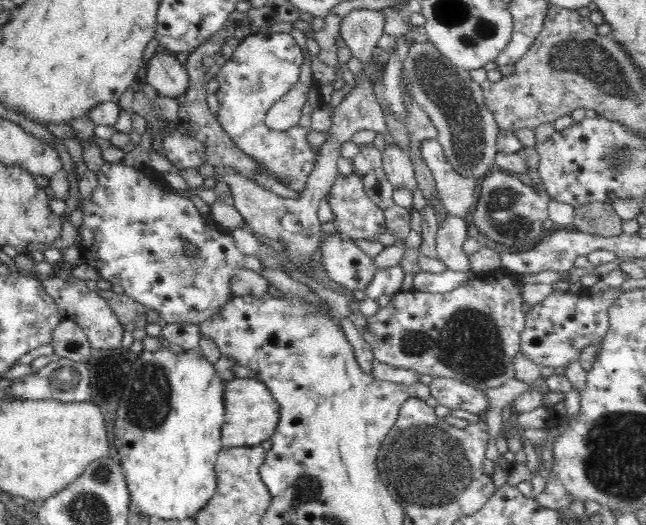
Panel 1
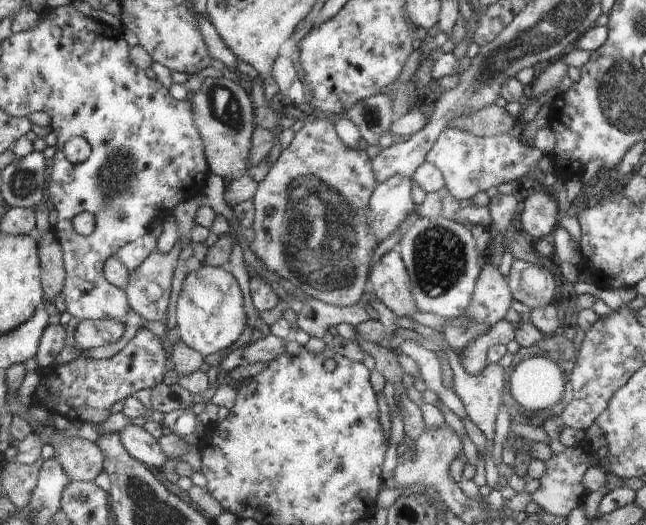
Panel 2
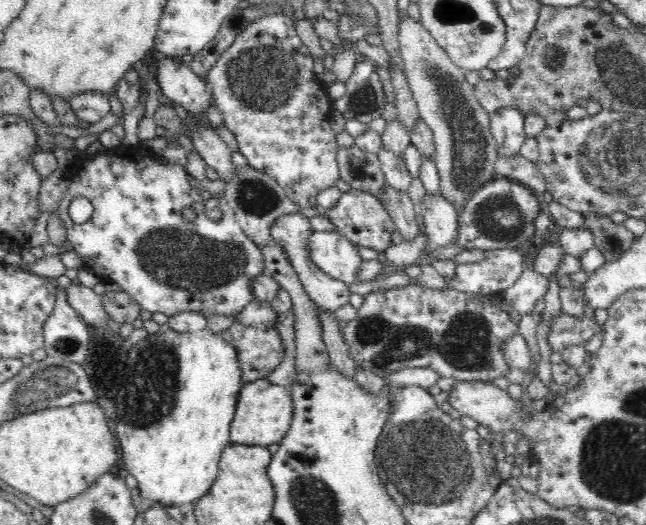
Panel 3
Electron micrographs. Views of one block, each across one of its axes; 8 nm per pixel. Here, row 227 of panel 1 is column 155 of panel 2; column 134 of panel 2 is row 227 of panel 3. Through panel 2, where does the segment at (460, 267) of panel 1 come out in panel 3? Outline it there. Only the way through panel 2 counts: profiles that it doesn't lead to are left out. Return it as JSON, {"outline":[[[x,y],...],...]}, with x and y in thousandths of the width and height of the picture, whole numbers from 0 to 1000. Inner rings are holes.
{"outline":[[[659,370],[646,396],[655,411],[664,467],[673,472],[690,472],[704,461],[711,450],[711,402],[690,379]]]}

